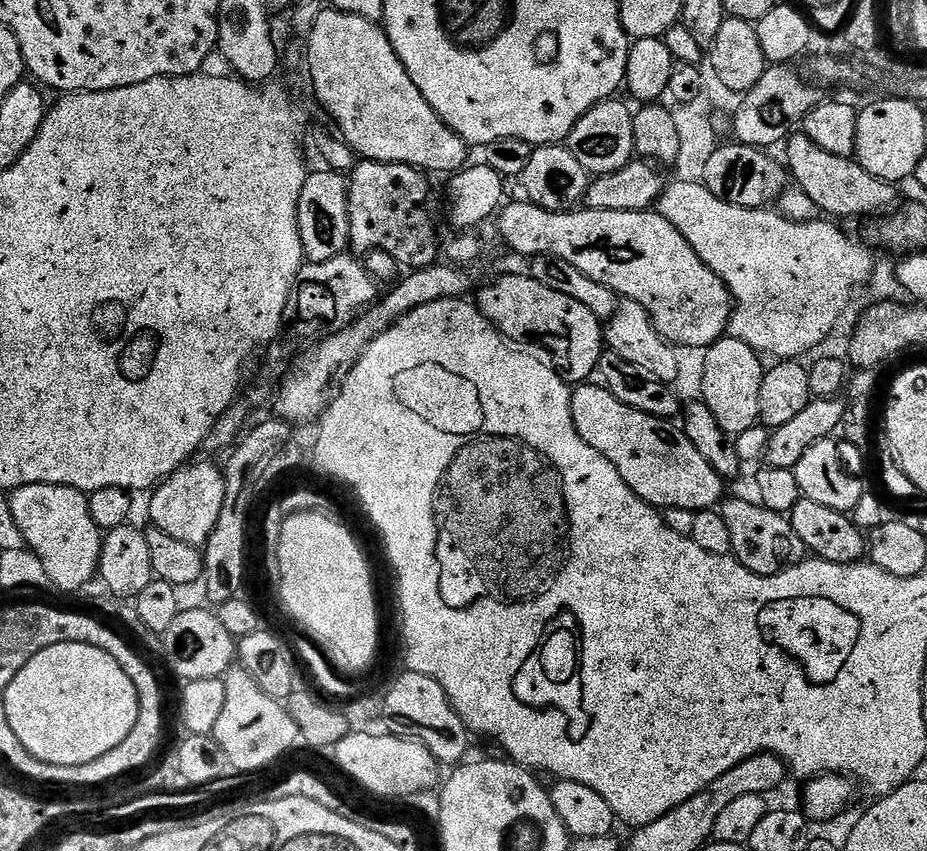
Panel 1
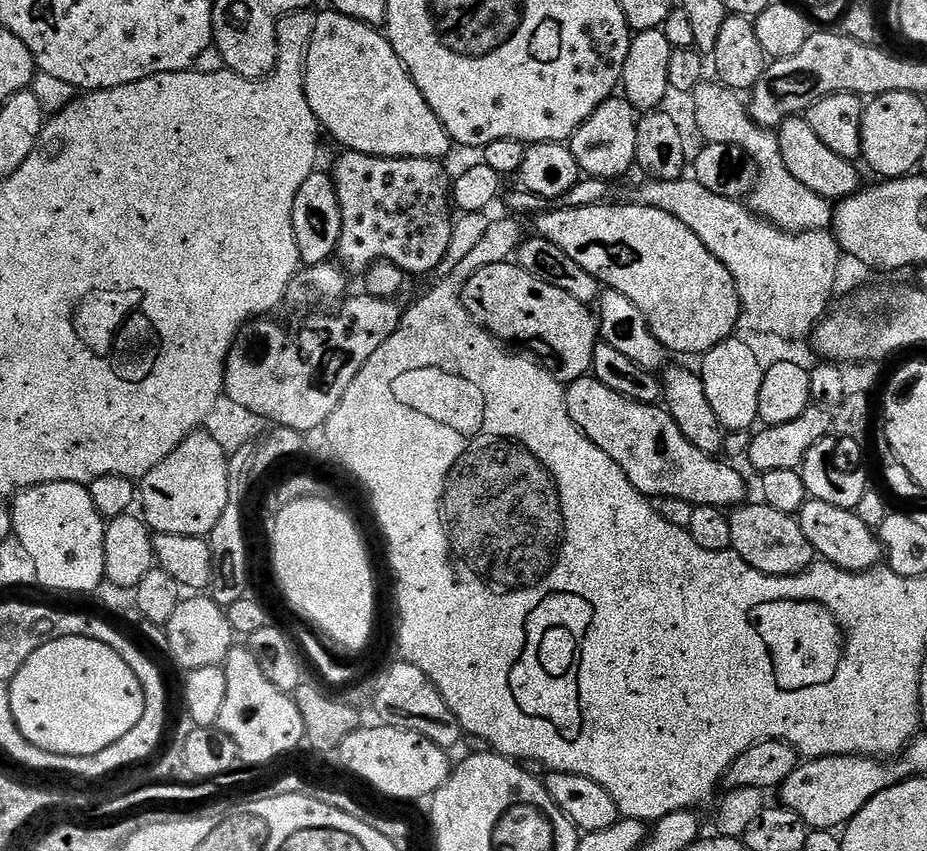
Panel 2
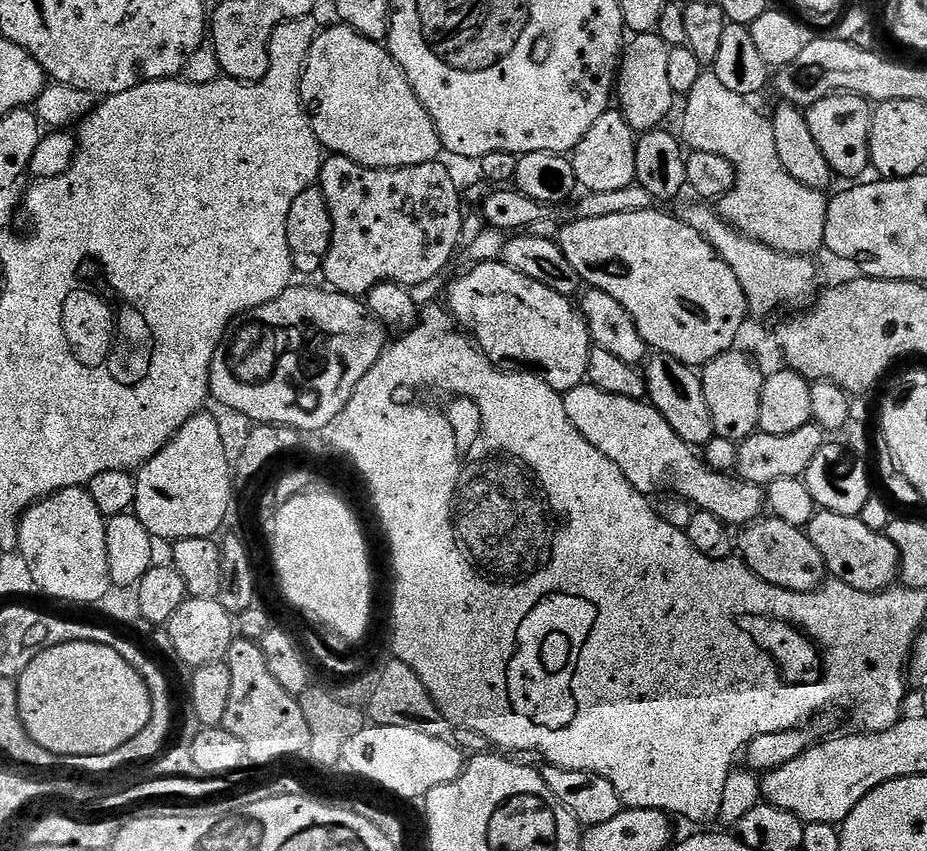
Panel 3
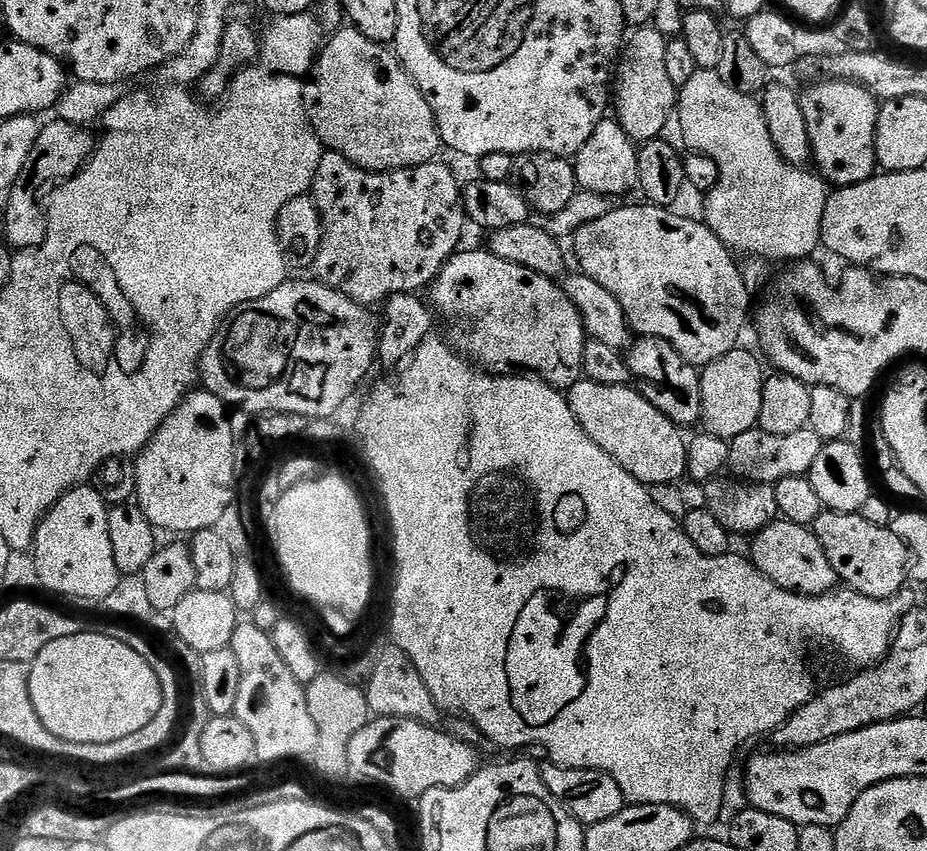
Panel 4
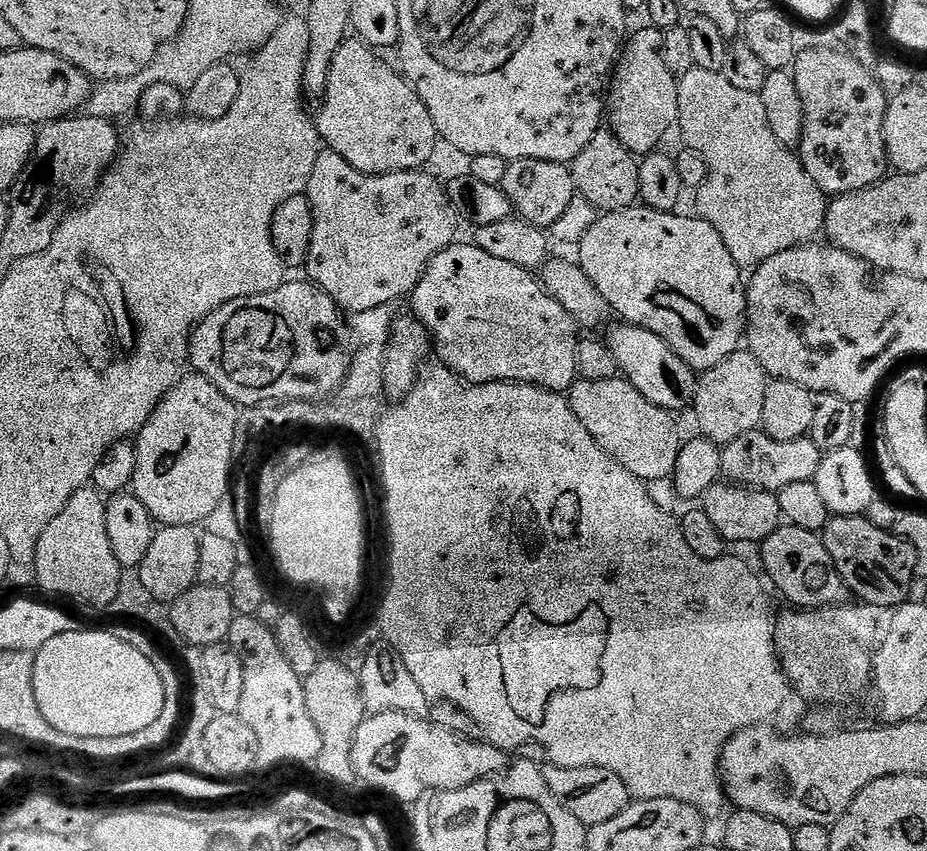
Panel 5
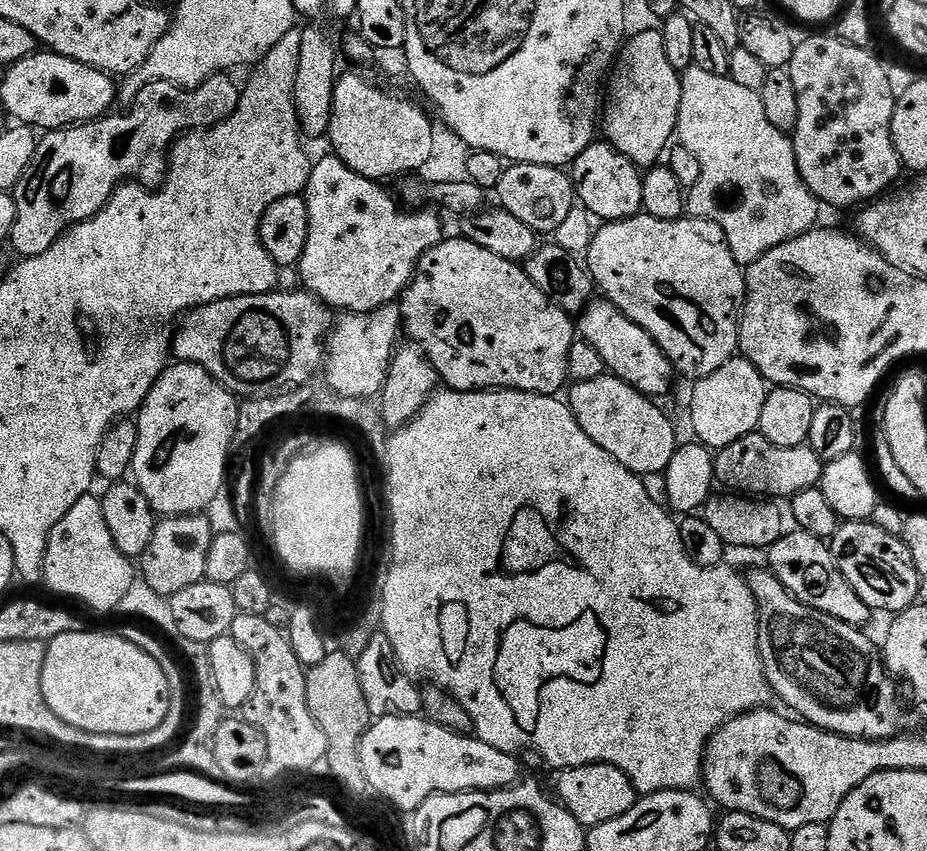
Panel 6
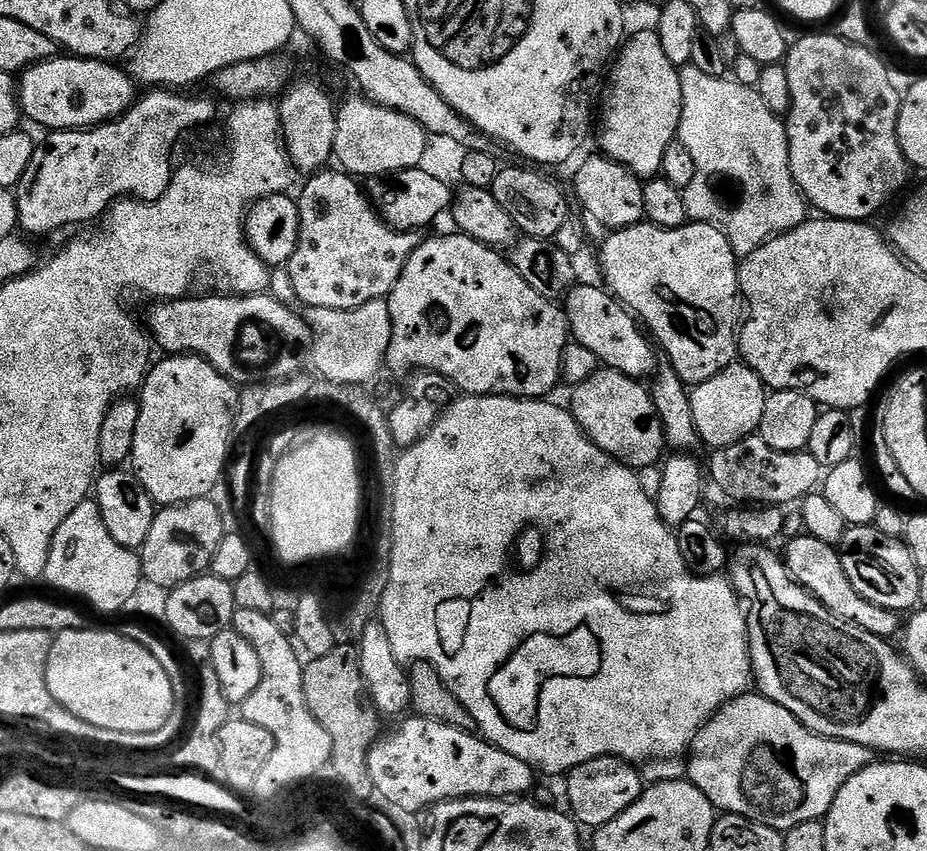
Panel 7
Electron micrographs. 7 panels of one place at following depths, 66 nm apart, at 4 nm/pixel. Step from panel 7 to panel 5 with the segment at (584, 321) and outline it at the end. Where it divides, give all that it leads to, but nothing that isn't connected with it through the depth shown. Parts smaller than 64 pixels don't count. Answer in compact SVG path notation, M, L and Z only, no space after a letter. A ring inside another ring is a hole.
M623 322L613 323L607 332L606 343L613 352L619 375L632 384L634 390L638 390L638 394L646 398L646 402L654 402L654 406L665 408L669 414L677 414L683 408L693 407L698 383L697 373L686 362L682 362L682 358L678 358L674 350L670 350L670 346L666 346L666 342L658 338L658 334L650 334L650 330L639 328L637 324Z

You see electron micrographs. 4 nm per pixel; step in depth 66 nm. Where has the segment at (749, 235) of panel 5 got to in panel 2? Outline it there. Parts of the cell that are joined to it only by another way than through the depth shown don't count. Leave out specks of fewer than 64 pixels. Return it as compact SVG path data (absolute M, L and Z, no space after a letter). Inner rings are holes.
M705 82L695 89L693 96L701 139L707 143L731 144L741 148L758 167L756 185L748 197L749 209L754 214L775 225L776 228L792 234L821 232L831 227L834 211L831 201L814 194L786 170L775 133L758 127L745 103L731 89L714 82L713 84Z

